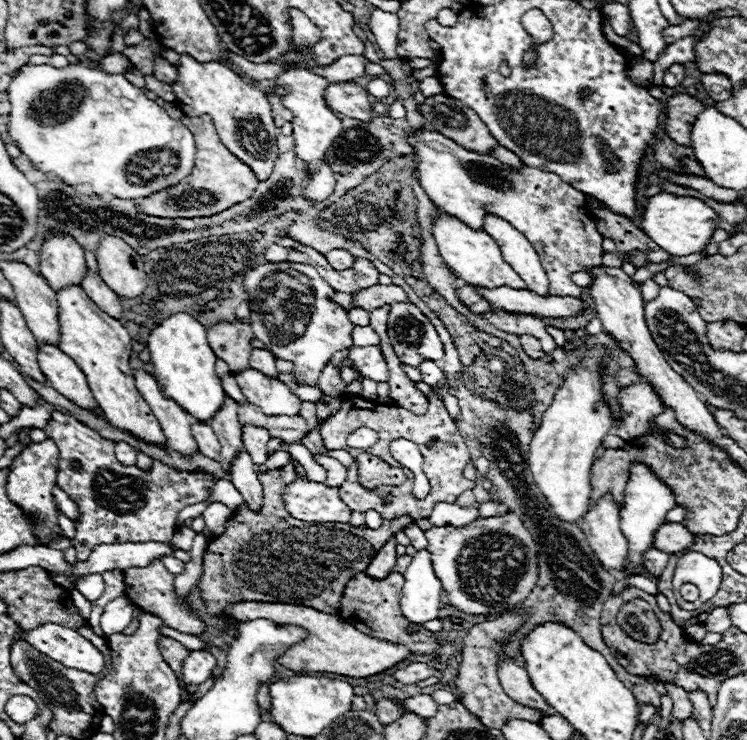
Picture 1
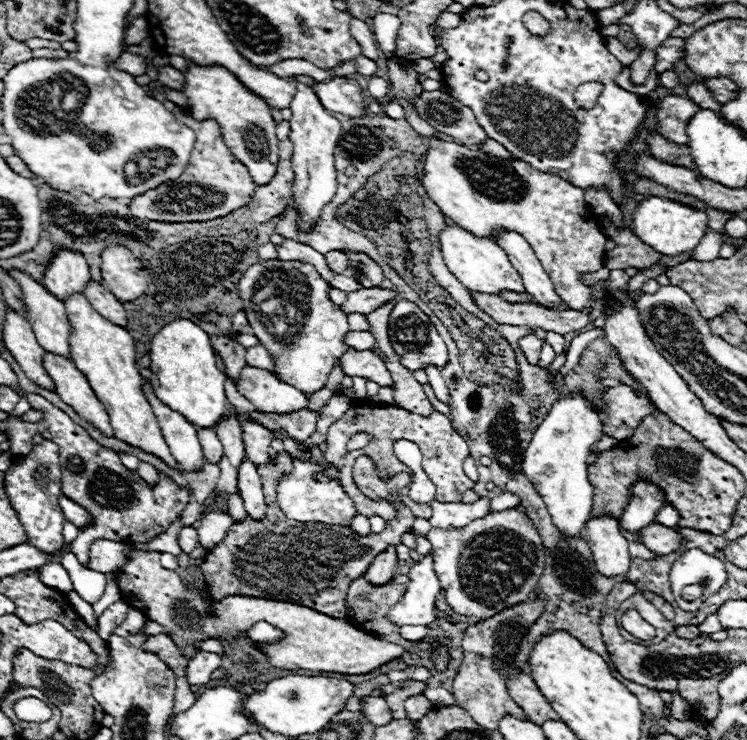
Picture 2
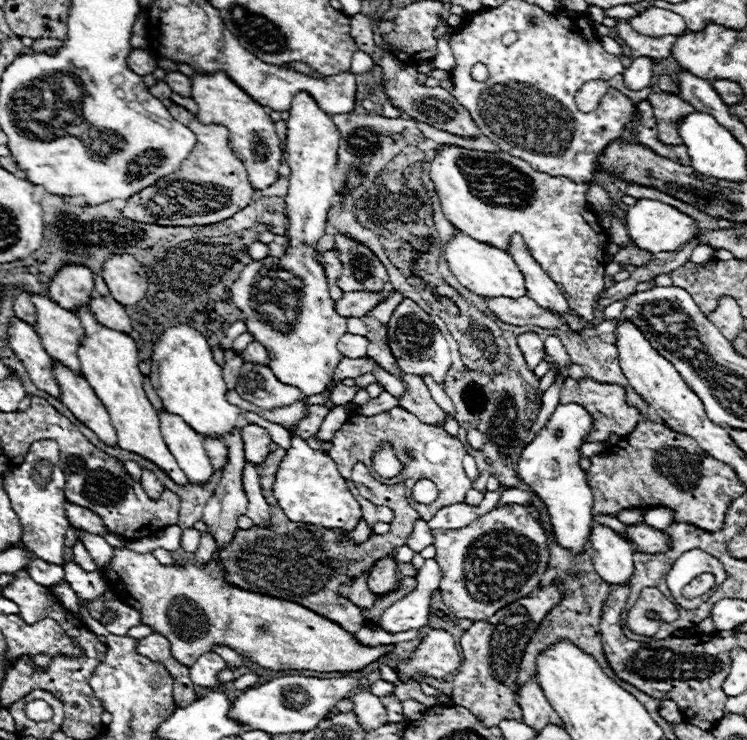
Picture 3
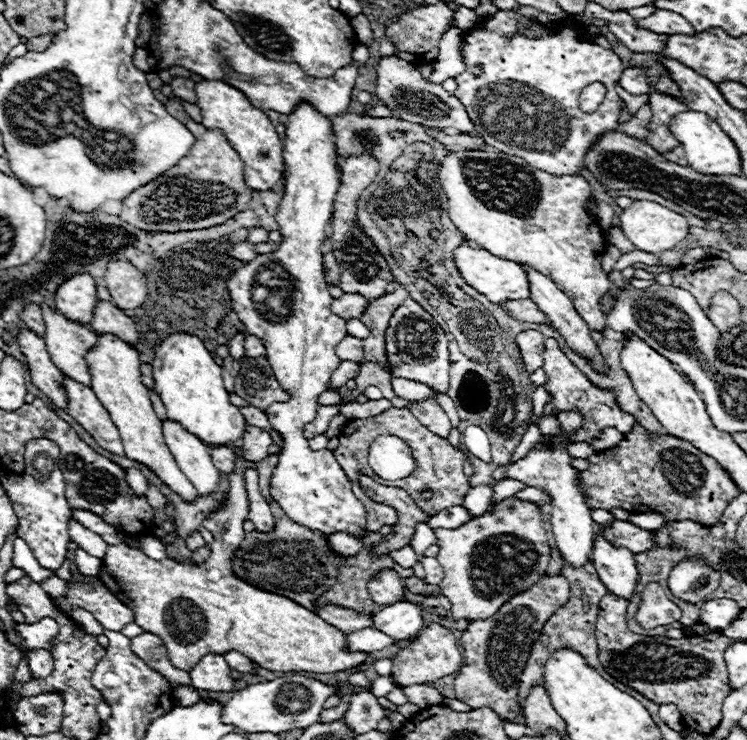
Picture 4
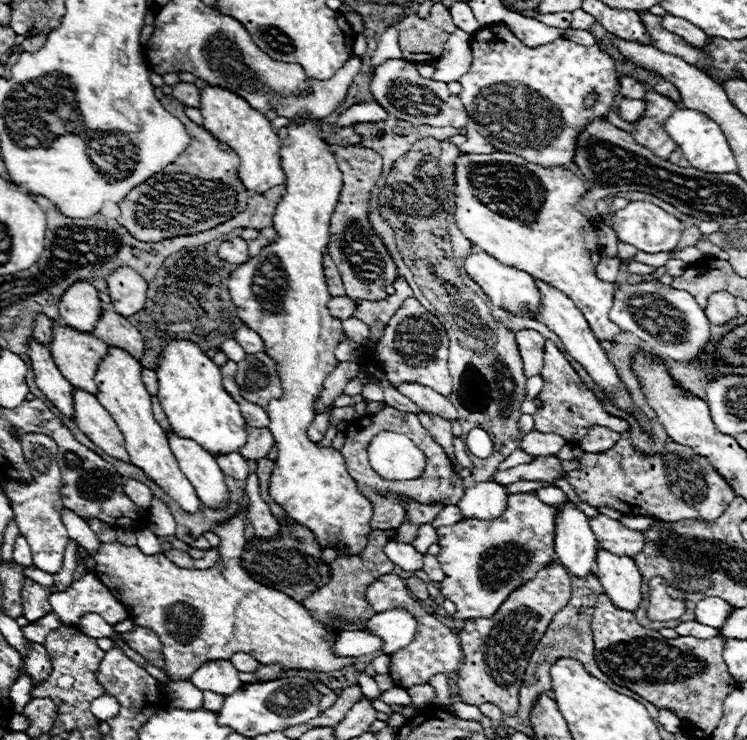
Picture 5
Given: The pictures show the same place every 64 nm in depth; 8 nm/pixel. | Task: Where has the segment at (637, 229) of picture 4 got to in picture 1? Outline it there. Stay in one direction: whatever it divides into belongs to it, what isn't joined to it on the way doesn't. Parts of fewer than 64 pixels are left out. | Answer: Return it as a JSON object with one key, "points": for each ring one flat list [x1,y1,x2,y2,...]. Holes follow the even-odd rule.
{"points":[[656,194,648,198,644,212,640,216,638,228,650,236,652,242,656,242,664,252,670,256,688,256,694,252,700,252,708,242,712,232,716,230,716,218,718,214,694,198,682,198,672,194]]}

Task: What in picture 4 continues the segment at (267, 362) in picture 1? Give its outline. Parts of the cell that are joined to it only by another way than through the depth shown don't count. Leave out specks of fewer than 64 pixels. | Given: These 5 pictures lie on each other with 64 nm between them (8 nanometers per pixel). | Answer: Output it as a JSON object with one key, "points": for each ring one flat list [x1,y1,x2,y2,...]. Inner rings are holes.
{"points":[[244,334,244,350,246,350,246,356,250,358,260,358,260,356,266,356,266,348,264,344,254,336,254,334]]}

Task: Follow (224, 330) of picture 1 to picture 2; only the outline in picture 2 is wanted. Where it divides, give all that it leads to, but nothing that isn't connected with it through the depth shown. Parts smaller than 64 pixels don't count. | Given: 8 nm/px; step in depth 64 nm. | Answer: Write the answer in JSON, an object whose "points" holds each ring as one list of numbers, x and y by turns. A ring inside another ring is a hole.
{"points":[[216,336,216,338,210,338,210,340,212,340,214,350,224,360,226,378,236,382,238,376,240,376,240,370,246,366,246,348,240,346,236,340,230,340,228,336]]}

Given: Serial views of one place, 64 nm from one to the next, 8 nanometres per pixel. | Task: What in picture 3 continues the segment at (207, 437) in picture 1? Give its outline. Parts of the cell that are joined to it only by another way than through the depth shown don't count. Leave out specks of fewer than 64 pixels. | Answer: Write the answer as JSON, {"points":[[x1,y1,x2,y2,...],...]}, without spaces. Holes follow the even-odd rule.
{"points":[[204,438,204,448,208,450,208,458,216,470,222,470,228,462,228,448,220,438]]}

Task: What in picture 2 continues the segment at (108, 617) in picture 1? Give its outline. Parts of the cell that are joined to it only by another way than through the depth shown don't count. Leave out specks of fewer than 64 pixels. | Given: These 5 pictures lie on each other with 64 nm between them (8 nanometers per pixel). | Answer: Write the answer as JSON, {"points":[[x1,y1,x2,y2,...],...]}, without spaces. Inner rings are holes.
{"points":[[118,600,118,602,110,604,110,606,98,616,98,626,100,626,100,632,98,632,98,634,102,640,106,641,106,638,112,634,112,630,124,622,128,608,130,608,130,606,128,606,126,602]]}

